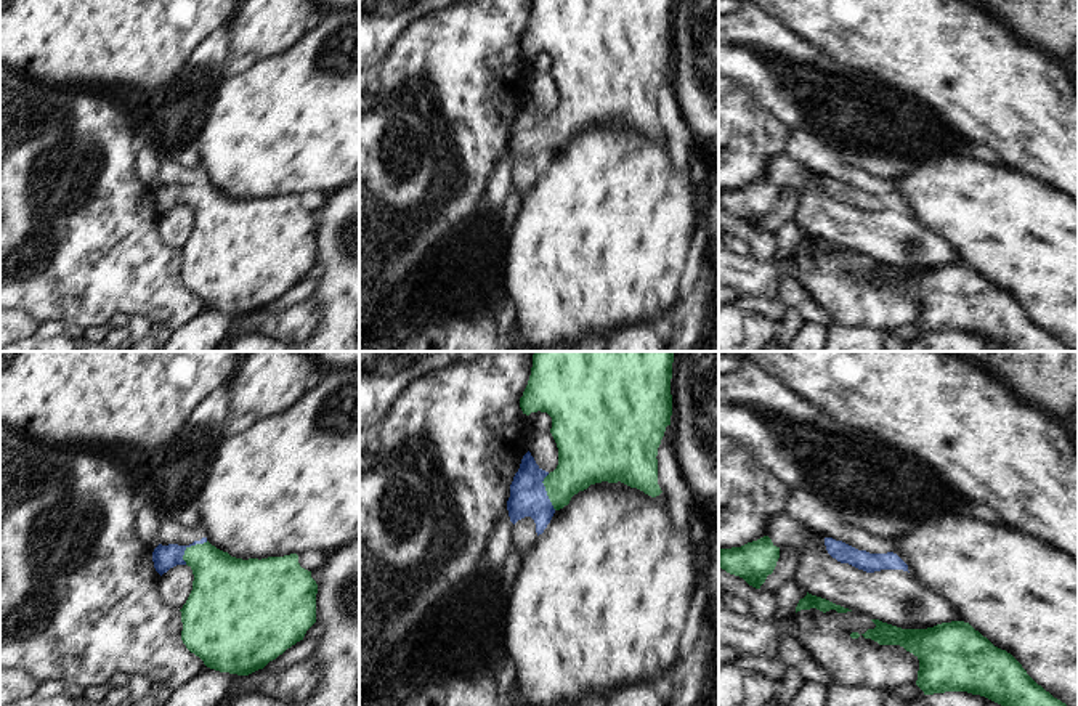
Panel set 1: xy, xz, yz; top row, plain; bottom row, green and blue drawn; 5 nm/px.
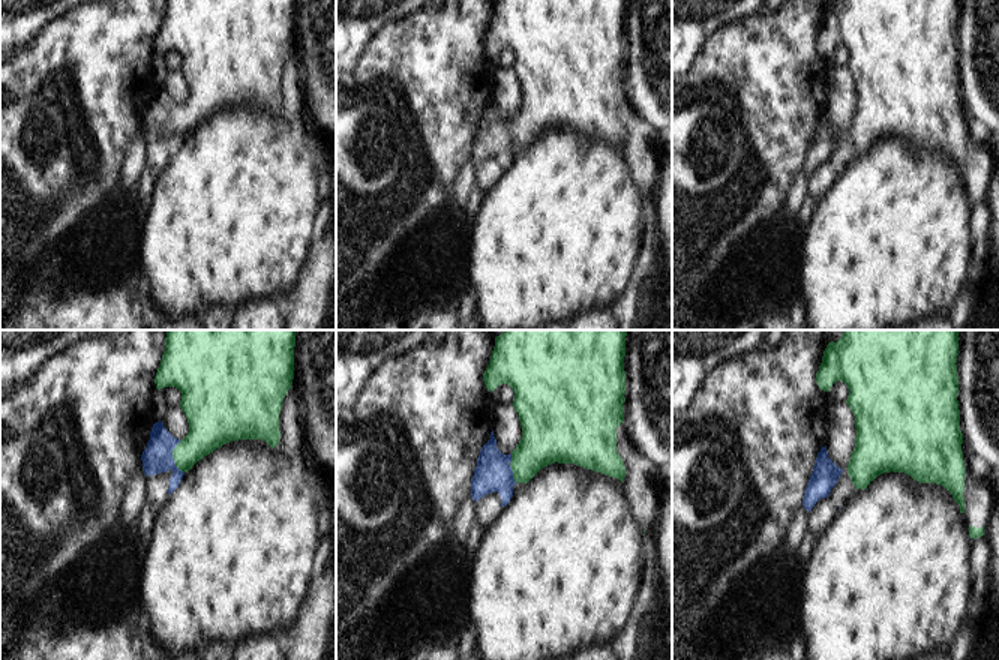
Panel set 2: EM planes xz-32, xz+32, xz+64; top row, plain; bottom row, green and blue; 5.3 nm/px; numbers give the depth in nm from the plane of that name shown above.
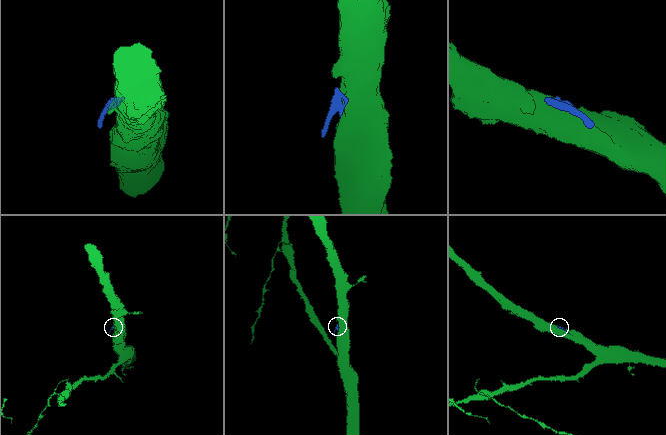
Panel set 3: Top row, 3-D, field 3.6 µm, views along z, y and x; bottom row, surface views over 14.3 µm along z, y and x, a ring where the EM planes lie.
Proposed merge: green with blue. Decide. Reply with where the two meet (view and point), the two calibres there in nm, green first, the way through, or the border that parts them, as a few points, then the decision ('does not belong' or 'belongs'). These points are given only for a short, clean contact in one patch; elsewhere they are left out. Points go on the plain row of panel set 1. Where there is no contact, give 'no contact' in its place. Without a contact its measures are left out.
meets green in xy at (191, 186); 300 nm thick on the green side, 120 nm on the other; runs through xy (223, 225), (210, 206), (191, 186), (182, 194), (164, 198); belongs

